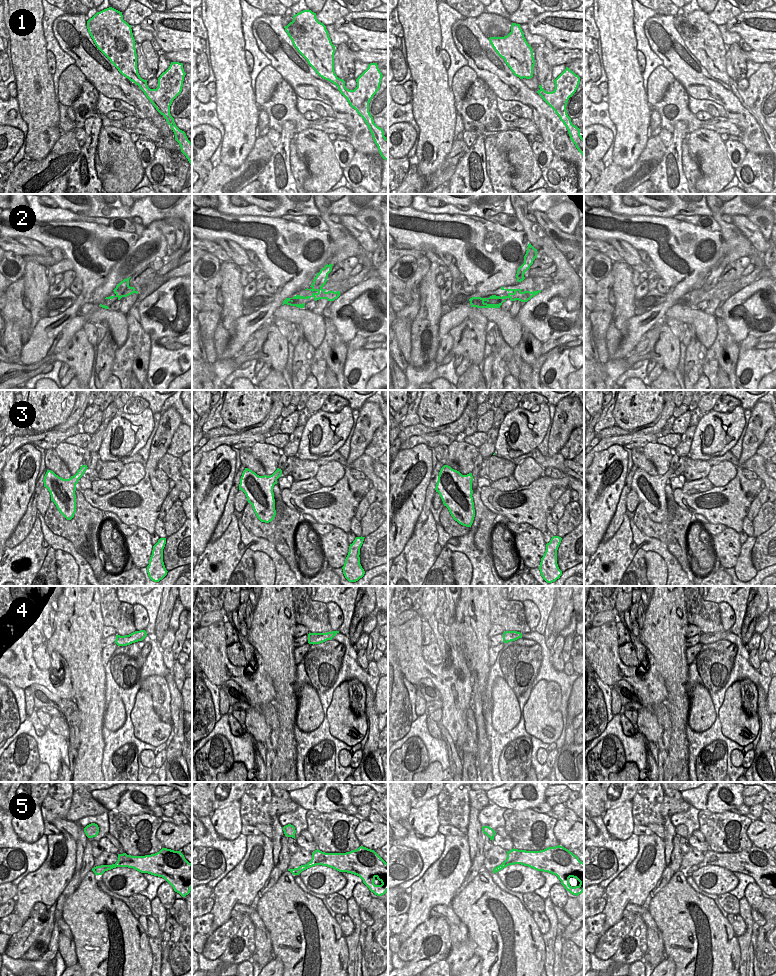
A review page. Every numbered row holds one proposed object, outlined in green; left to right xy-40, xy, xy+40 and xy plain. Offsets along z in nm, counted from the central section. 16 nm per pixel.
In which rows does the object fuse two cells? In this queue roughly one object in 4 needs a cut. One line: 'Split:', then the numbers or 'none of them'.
Split: none of them

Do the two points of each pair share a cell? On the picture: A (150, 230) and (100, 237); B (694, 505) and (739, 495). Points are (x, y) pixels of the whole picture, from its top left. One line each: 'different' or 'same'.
A: different
B: same

